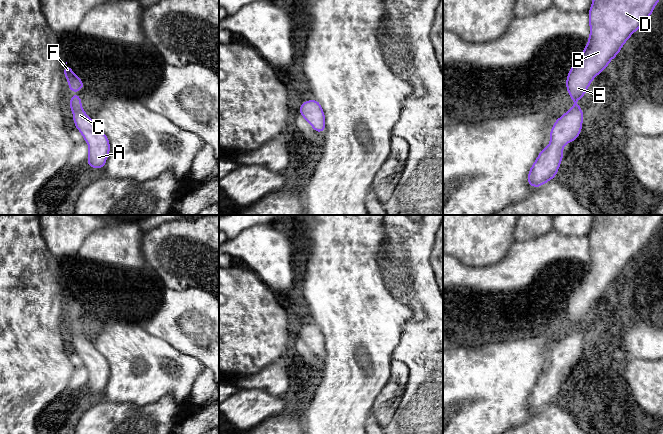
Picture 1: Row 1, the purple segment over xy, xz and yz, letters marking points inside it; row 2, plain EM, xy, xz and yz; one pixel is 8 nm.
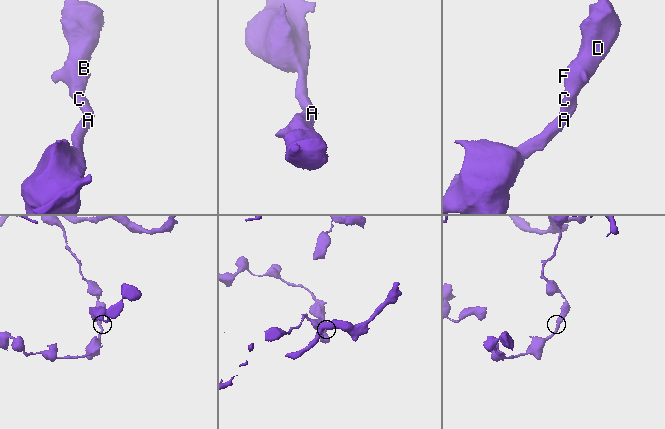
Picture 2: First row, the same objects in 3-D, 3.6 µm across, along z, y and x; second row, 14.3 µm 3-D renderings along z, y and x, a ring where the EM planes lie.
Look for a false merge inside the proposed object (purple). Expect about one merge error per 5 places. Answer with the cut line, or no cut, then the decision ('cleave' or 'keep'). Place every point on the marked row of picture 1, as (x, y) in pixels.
no cut; keep

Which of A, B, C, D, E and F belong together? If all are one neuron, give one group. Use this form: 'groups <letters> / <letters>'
groups A B C D E F

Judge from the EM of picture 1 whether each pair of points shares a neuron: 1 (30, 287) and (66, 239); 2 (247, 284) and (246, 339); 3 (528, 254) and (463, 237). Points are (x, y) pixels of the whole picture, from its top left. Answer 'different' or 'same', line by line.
1: different
2: same
3: different

